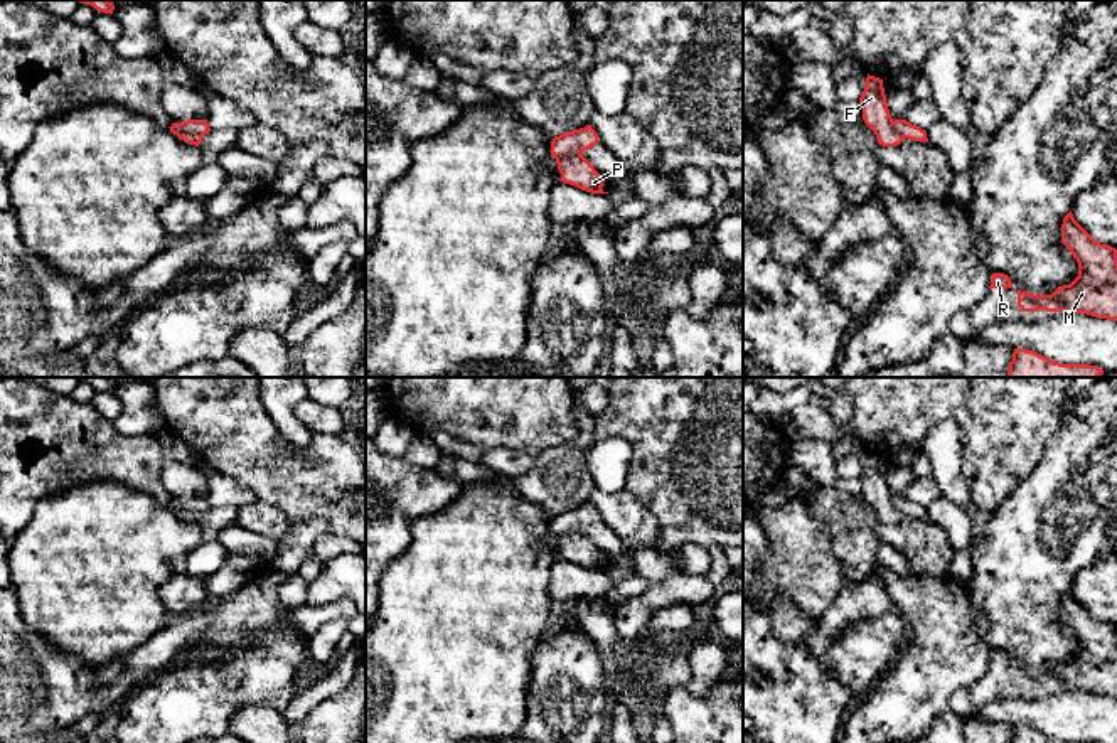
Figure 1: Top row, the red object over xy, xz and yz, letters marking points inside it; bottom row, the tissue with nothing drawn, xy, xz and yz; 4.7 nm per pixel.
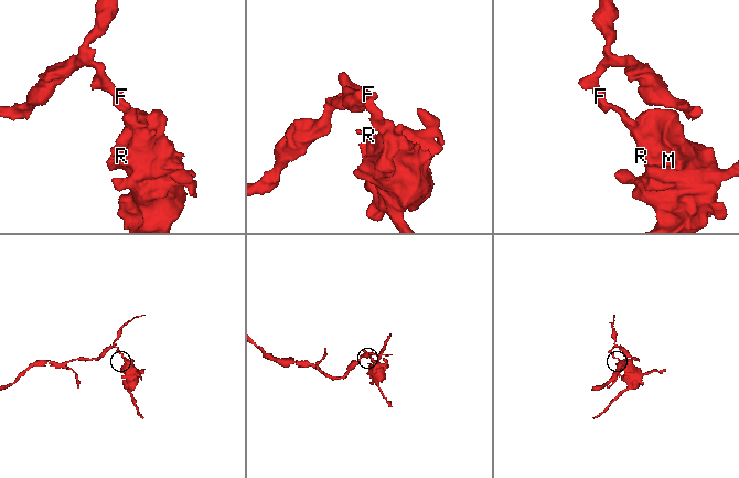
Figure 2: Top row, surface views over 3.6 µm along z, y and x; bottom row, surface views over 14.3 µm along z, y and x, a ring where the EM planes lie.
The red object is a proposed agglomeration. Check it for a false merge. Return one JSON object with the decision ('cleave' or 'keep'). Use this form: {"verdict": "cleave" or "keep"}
{"verdict": "keep"}

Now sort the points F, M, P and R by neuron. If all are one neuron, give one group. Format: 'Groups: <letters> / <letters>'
Groups: F M P R

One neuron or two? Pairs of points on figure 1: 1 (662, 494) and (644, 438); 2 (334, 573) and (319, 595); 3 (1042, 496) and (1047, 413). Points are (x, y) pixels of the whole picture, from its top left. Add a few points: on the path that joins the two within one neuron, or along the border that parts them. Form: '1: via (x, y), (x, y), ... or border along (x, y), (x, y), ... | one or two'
1: via (662, 481), (662, 457), (657, 452) | one
2: via (334, 578), (324, 590) | one
3: border along (1067, 413), (1047, 443), (1042, 459), (1021, 479) | two

